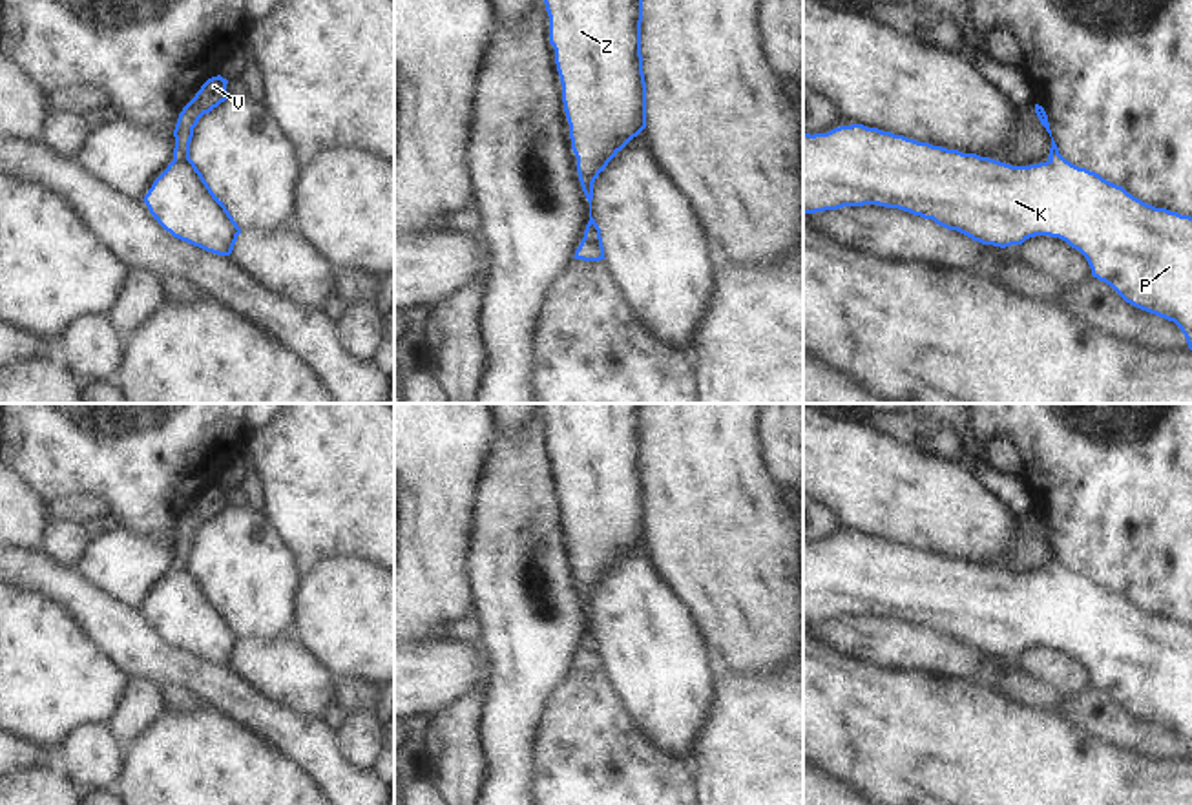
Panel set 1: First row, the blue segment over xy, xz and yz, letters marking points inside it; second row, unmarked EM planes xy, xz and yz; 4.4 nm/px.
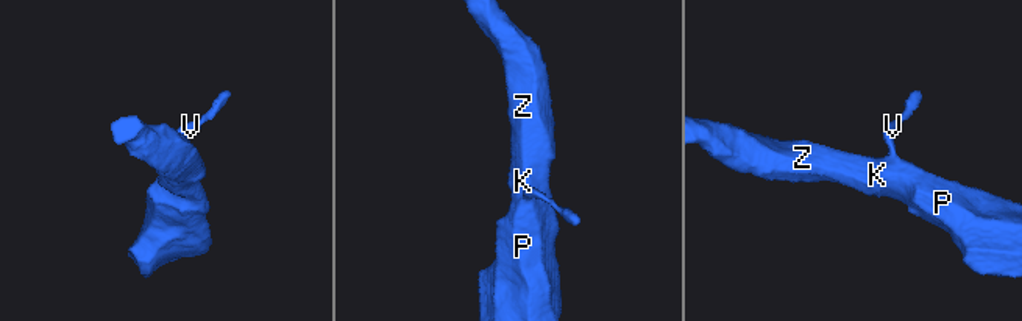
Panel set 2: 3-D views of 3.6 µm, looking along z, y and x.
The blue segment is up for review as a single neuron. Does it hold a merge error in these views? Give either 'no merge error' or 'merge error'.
no merge error

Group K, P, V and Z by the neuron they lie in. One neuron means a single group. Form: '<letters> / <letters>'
K P V Z

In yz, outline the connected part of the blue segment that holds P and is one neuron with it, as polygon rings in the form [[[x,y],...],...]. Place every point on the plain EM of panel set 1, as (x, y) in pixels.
[[[863,533],[840,535],[827,542],[803,542],[803,622],[863,613],[898,617],[933,628],[947,639],[1000,657],[1022,653],[1035,644],[1059,646],[1079,659],[1092,685],[1110,694],[1126,712],[1174,730],[1192,759],[1192,626],[1146,613],[1099,582],[1072,573],[1059,562],[1053,546],[1046,571],[1011,575]]]

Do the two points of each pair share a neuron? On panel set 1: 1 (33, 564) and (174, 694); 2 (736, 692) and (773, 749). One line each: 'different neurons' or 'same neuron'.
1: different neurons
2: same neuron

